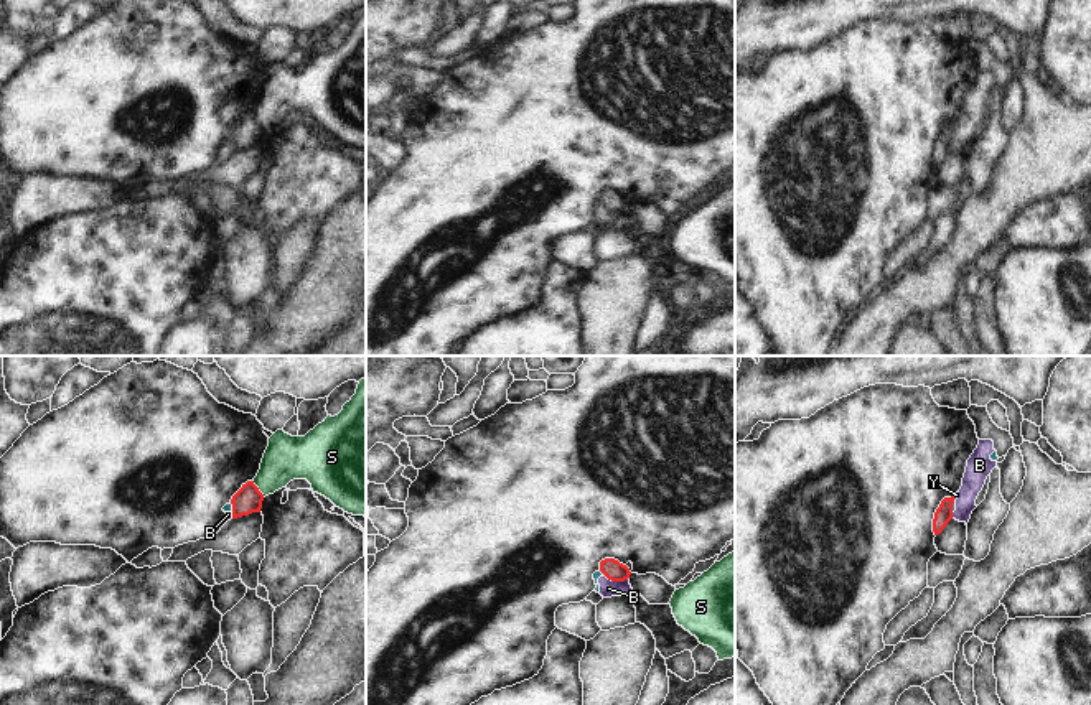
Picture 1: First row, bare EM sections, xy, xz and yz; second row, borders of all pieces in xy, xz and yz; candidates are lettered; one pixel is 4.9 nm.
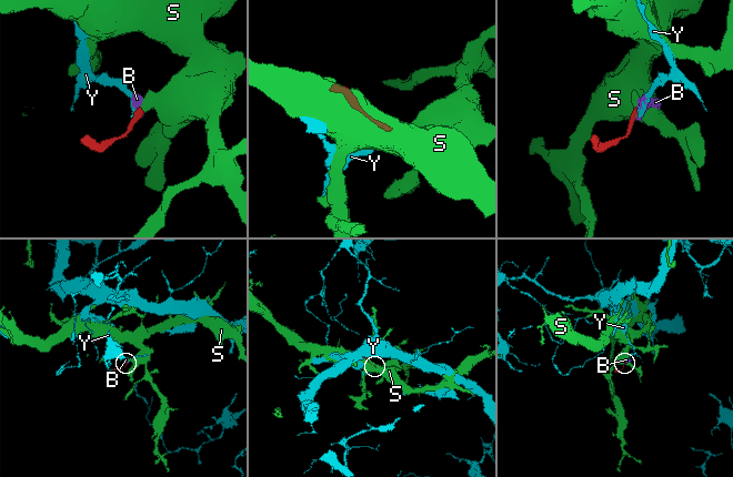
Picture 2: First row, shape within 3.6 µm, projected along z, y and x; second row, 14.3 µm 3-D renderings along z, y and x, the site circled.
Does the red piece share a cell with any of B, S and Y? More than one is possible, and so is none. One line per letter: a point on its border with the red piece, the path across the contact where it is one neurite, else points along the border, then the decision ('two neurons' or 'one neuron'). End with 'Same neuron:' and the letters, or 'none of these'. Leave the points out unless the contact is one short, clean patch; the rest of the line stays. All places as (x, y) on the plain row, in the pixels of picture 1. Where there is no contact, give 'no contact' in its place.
B: contact xz (617, 211); border xz (605, 206), (612, 211), (628, 210); two neurons
S: contact xy (257, 121); border xy (252, 112), (264, 127); two neurons
Y: contact yz (953, 134); border yz (955, 127), (951, 142); two neurons
Same neuron: none of these

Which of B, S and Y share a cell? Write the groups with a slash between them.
B Y / S

